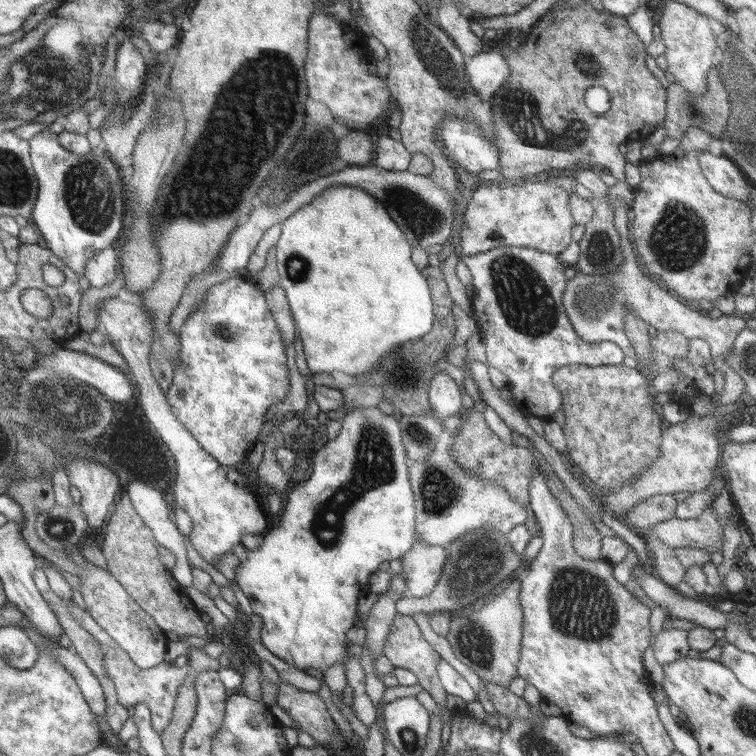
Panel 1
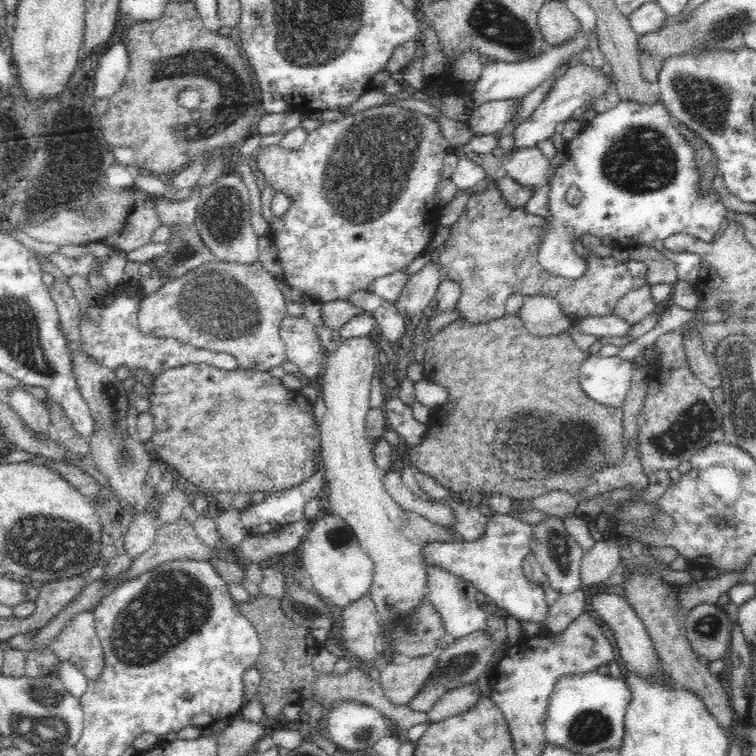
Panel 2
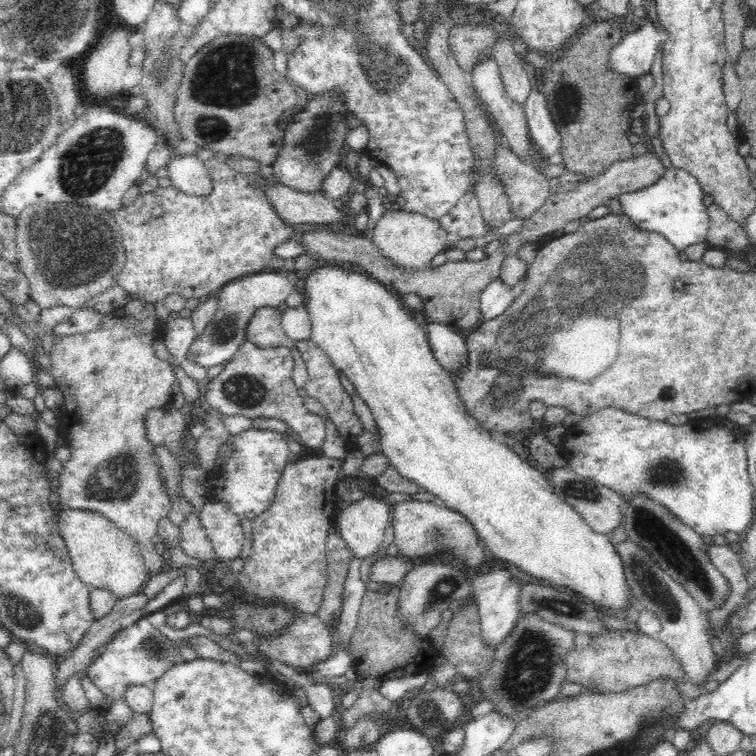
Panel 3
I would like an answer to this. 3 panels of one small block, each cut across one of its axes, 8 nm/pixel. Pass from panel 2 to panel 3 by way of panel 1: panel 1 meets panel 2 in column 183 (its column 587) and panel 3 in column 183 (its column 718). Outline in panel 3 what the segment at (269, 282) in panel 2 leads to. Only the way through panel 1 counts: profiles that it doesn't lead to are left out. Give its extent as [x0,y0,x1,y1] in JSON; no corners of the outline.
[161,316,198,362]

